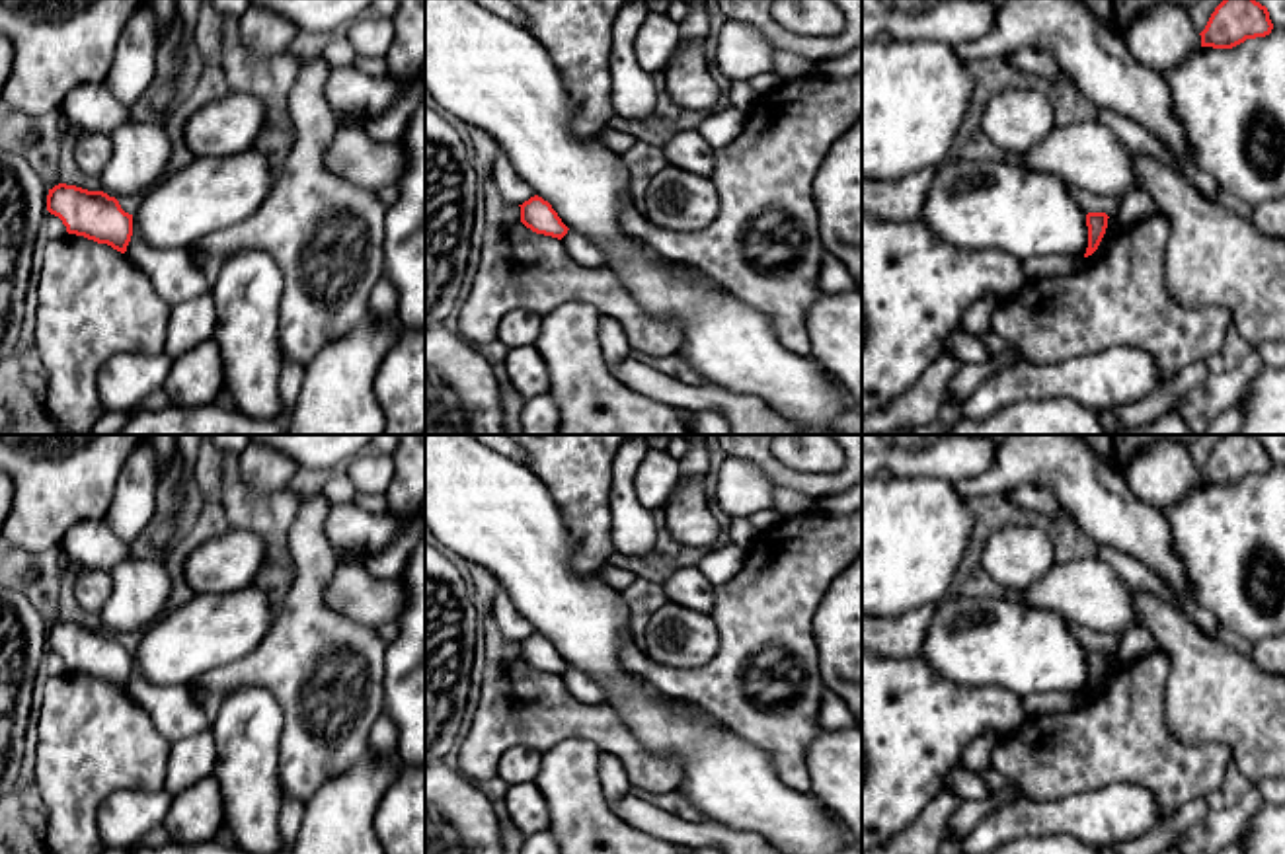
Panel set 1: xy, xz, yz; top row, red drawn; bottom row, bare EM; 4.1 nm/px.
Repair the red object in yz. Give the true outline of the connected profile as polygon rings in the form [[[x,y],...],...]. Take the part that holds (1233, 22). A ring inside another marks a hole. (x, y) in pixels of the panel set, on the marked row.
[[[1223,0],[1211,14],[1201,47],[1232,49],[1246,39],[1266,37],[1273,29],[1269,12],[1256,0]]]

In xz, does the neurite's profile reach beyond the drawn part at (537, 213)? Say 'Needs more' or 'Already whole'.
Already whole

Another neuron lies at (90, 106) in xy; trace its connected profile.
[[[105,82],[82,84],[66,94],[62,113],[70,127],[111,135],[131,121],[131,111],[121,105],[105,88]]]

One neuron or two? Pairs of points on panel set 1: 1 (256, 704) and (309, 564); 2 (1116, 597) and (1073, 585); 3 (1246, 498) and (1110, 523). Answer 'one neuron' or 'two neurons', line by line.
1: two neurons
2: one neuron
3: two neurons

